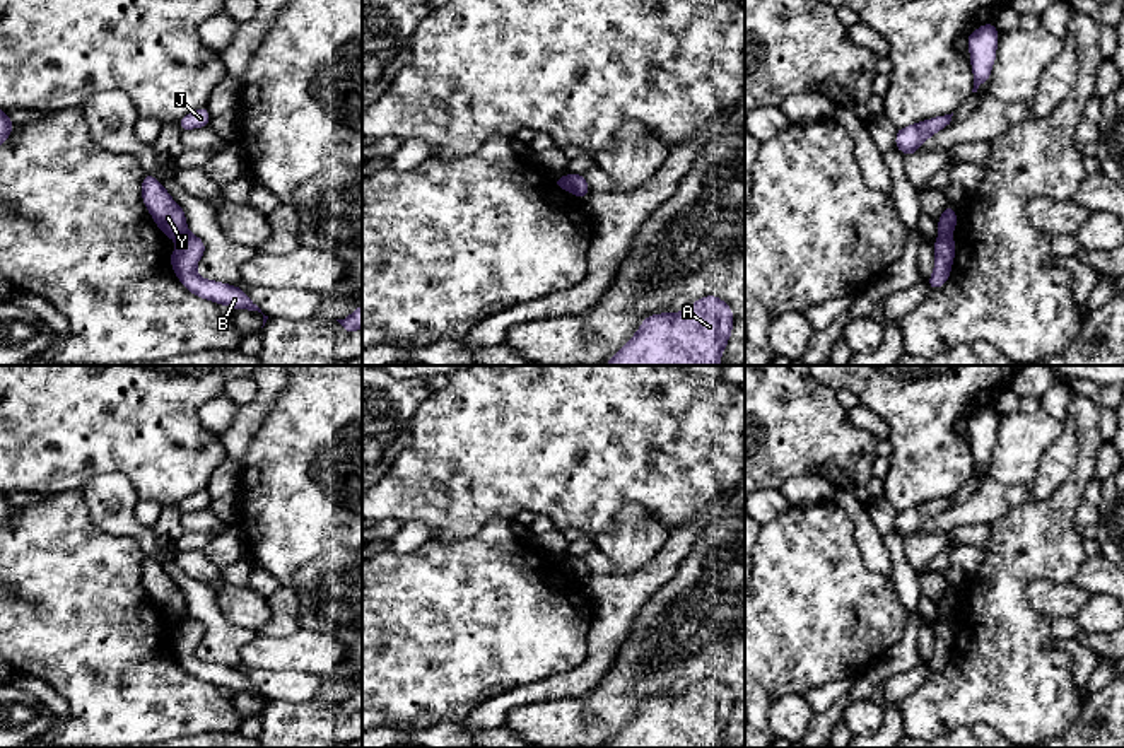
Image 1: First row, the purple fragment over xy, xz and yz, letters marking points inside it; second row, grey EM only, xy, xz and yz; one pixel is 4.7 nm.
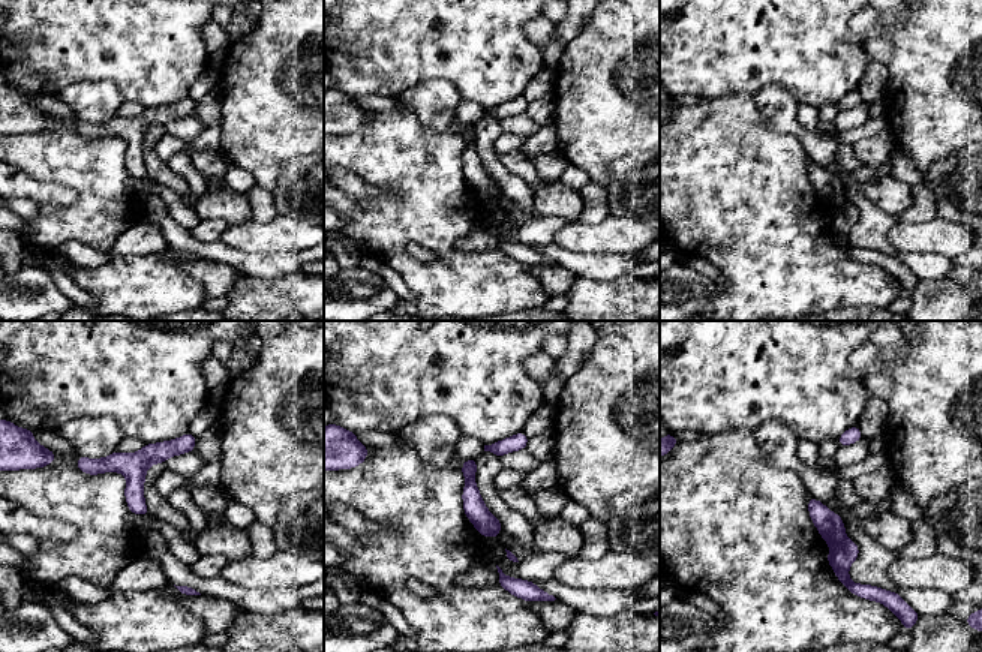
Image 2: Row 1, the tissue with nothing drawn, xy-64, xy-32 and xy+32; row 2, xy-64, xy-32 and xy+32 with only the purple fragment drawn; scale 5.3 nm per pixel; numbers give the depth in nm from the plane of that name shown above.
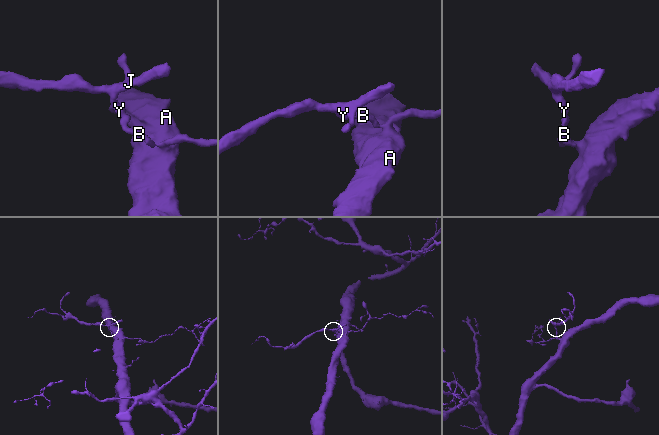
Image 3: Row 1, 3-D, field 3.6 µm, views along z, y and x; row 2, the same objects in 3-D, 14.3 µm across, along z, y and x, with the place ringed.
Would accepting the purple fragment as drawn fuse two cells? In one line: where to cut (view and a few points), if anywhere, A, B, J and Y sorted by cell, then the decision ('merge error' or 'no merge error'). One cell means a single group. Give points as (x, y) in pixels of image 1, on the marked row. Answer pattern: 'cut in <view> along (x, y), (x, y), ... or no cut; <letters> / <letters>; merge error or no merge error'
cut in yz along (940, 234), (950, 236); A B / J Y; merge error

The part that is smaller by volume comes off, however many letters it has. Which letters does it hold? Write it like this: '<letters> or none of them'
J, Y

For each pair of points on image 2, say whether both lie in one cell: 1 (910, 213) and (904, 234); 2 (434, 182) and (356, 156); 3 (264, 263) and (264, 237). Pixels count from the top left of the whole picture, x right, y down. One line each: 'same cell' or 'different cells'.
1: different cells
2: same cell
3: different cells

